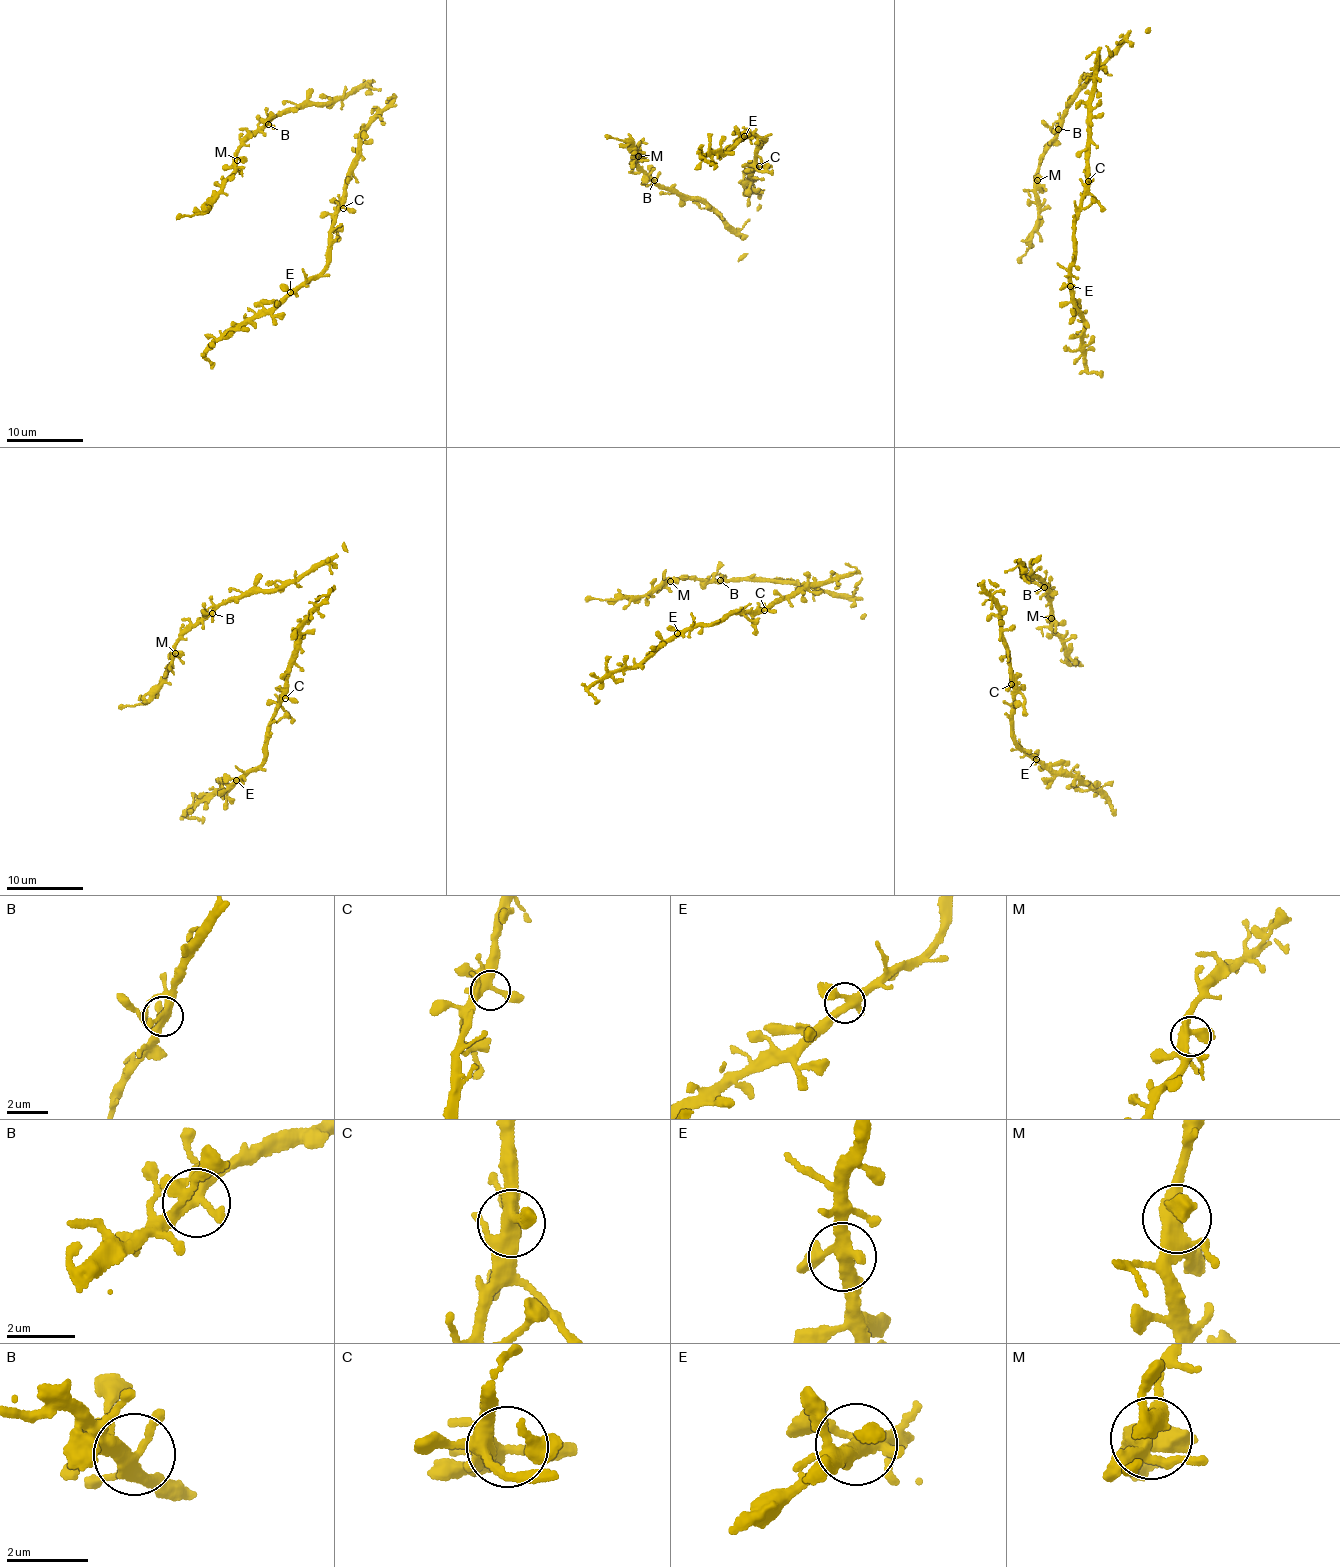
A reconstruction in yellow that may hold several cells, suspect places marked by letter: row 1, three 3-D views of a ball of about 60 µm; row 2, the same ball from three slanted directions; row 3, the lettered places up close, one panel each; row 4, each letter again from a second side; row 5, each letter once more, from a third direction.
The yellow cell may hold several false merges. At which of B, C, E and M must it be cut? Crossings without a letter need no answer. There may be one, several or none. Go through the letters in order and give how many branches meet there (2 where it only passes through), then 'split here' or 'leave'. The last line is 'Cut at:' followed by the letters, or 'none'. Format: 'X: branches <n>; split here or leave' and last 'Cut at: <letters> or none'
B: branches 4; leave
C: branches 5; leave
E: branches 3; leave
M: branches 5; leave
Cut at: none

